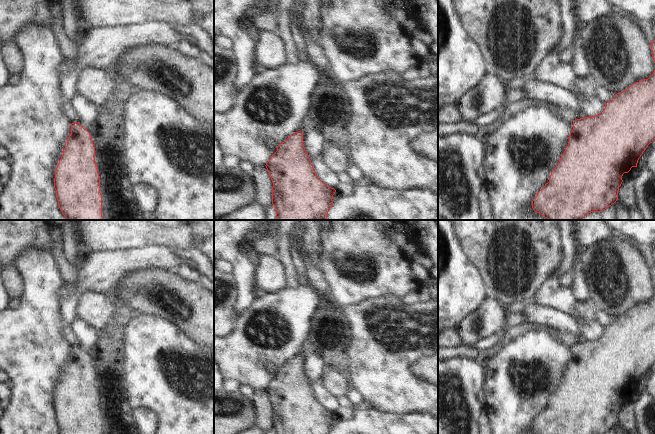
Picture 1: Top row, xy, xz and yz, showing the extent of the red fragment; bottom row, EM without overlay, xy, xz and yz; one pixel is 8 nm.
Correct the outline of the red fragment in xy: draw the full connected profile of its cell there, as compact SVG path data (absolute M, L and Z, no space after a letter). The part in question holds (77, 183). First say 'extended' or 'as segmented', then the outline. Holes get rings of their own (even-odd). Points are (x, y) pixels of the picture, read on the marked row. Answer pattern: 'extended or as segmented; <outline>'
as segmented; M74 122L55 171L58 206L68 220L103 220L100 176L90 133Z

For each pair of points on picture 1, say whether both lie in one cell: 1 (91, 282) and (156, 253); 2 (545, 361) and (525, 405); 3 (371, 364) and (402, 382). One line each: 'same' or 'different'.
1: same
2: same
3: same

